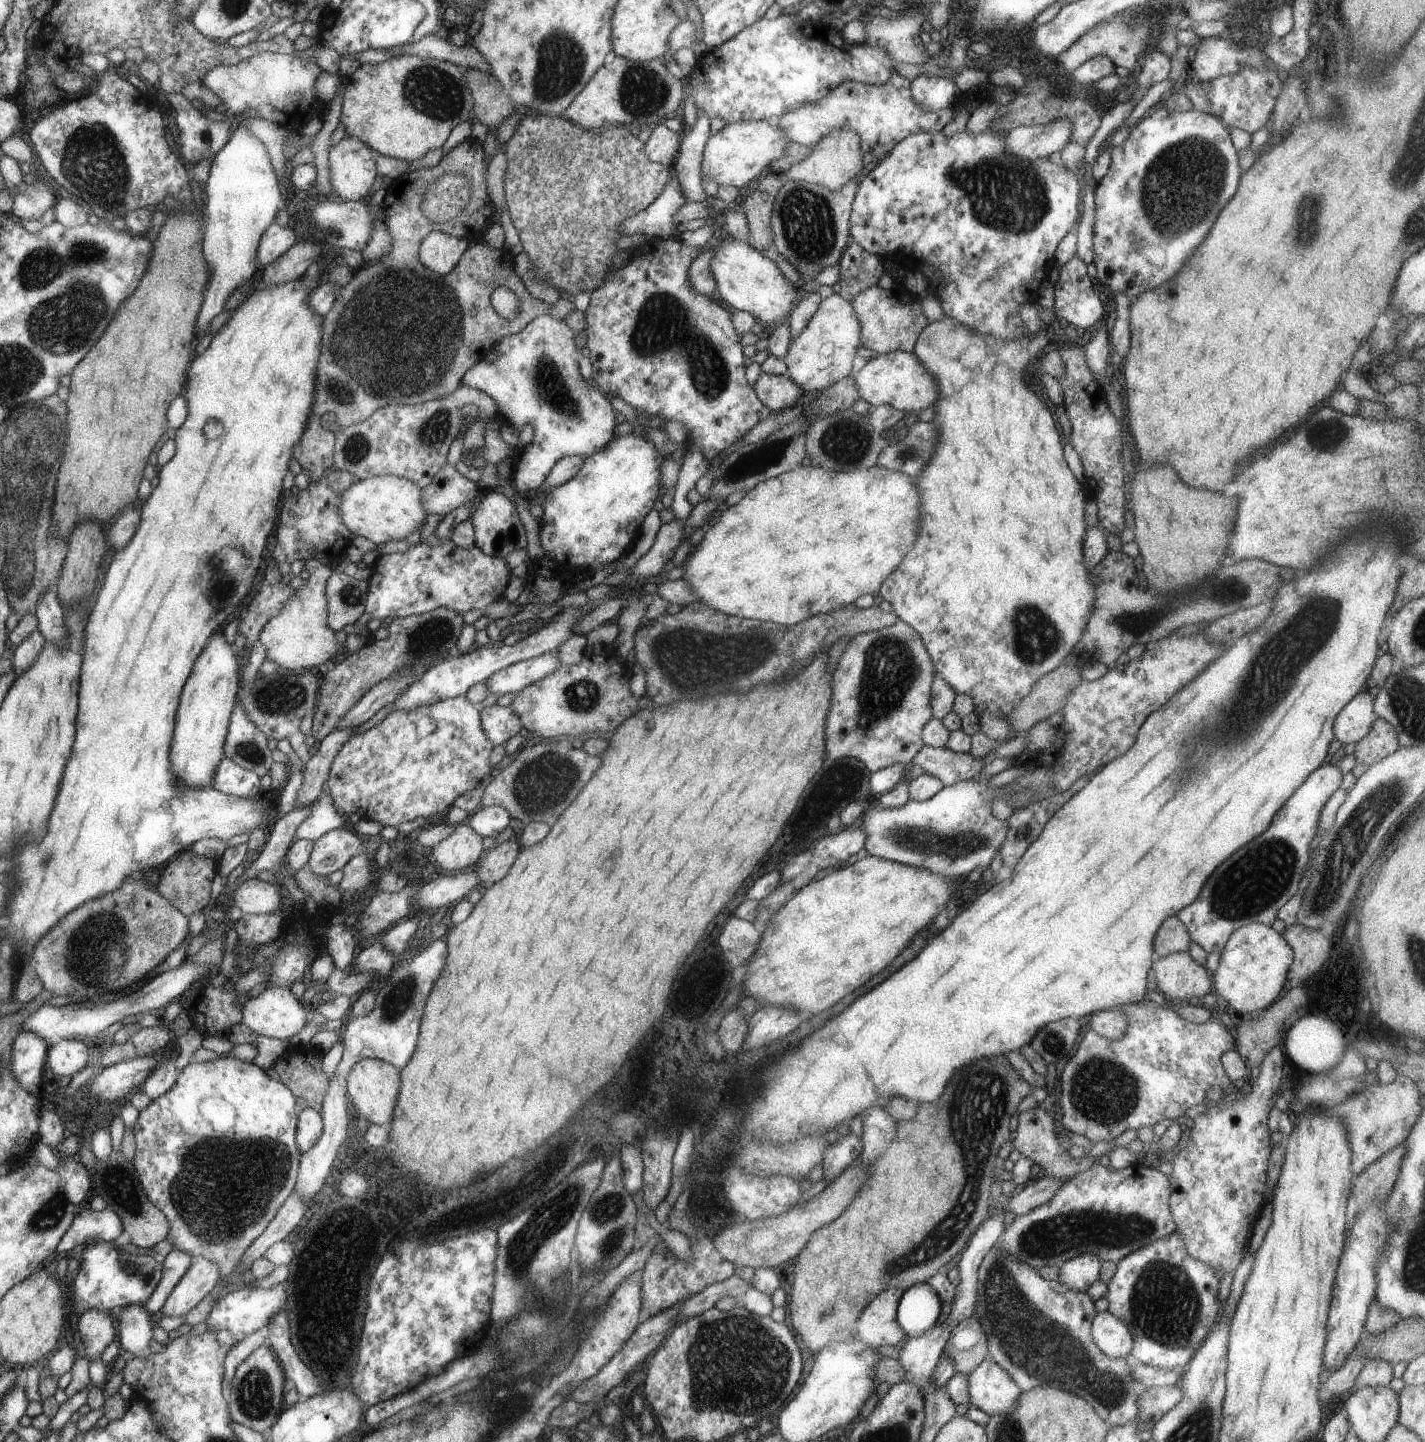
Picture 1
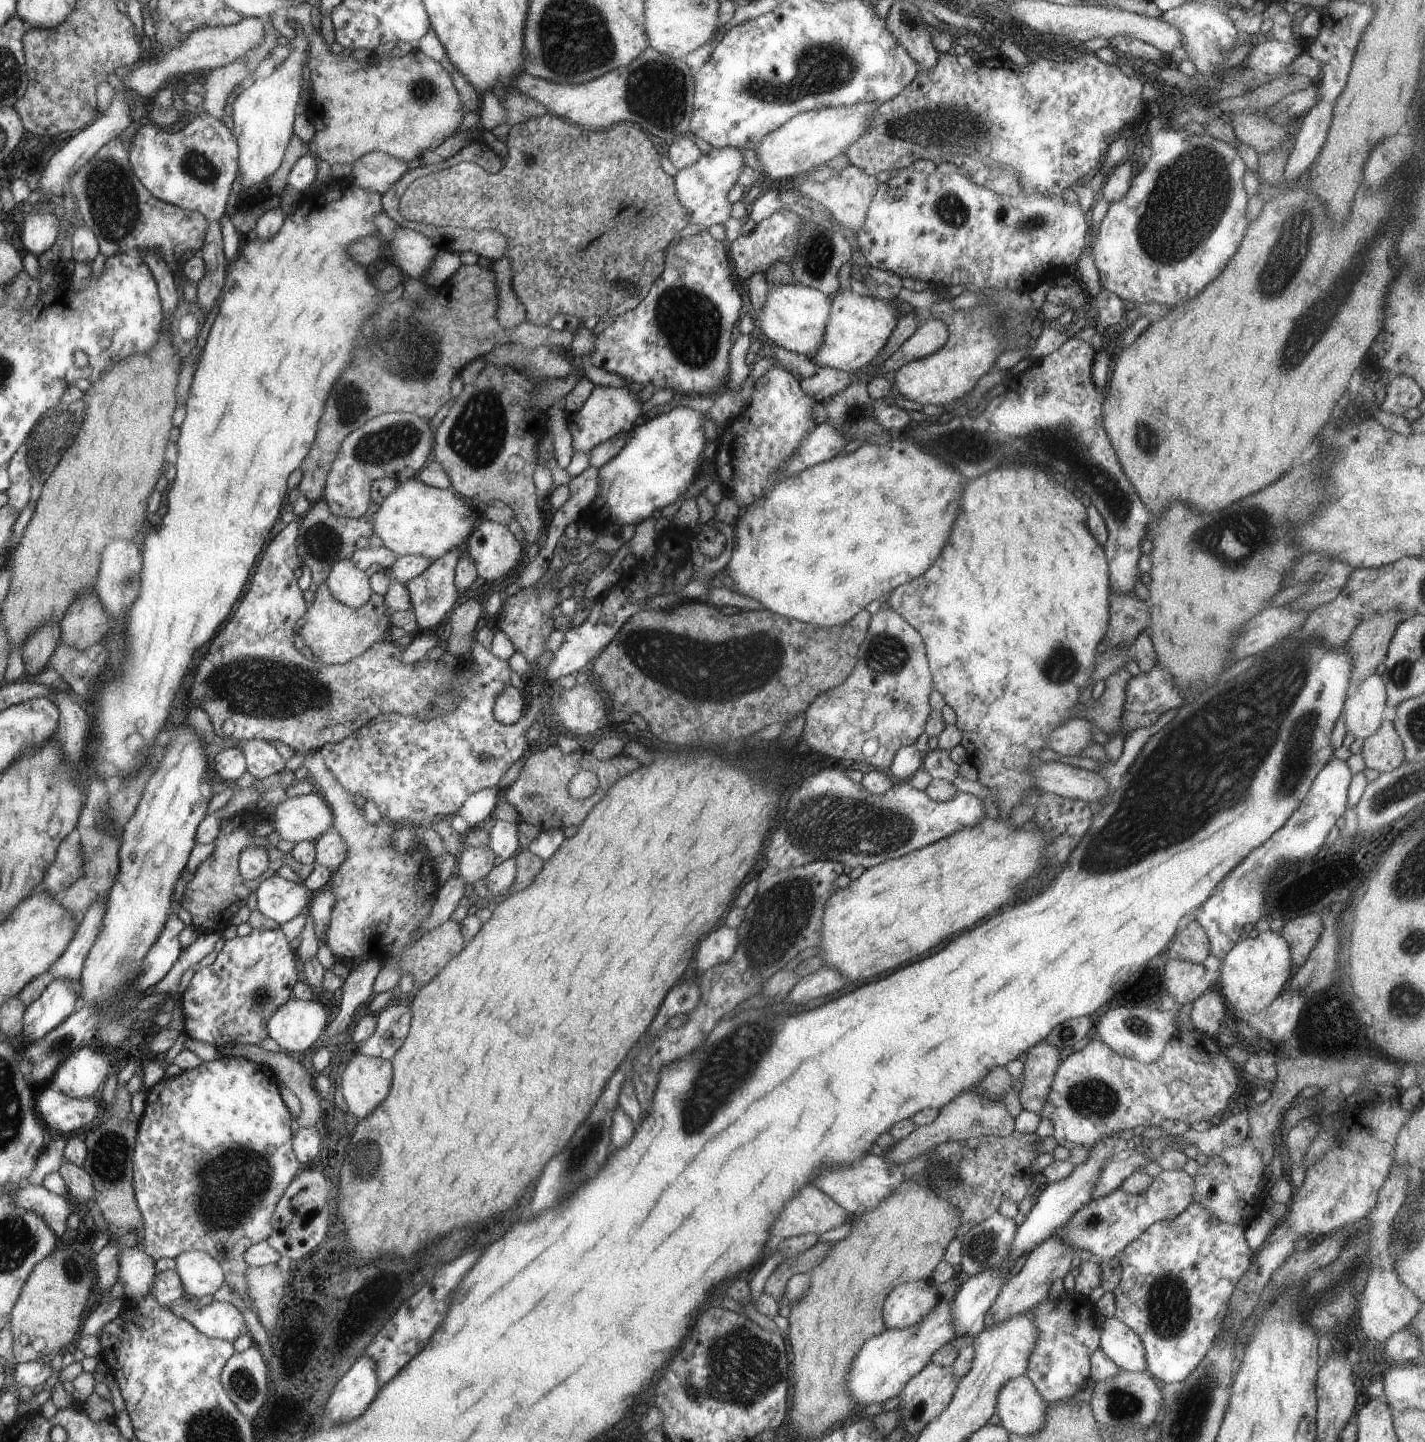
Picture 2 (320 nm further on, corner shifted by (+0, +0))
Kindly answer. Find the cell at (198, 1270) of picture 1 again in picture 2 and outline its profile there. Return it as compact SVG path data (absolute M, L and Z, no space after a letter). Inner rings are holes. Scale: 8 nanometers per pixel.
M186 1251L180 1254L174 1262L177 1263L175 1270L181 1276L182 1286L185 1287L185 1294L192 1299L201 1299L206 1295L214 1295L222 1284L224 1284L224 1272L218 1262L208 1254L201 1251Z

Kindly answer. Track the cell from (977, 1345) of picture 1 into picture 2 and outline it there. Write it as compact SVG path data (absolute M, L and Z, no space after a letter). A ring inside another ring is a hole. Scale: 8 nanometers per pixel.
M1048 1238L1045 1242L1039 1243L1032 1250L1030 1256L1026 1258L1022 1270L1016 1276L1007 1278L1007 1282L1002 1286L1002 1290L998 1292L998 1297L994 1300L994 1304L986 1312L984 1328L1002 1324L1004 1320L1014 1318L1016 1314L1035 1309L1036 1304L1040 1304L1046 1298L1046 1294L1051 1290L1054 1281L1058 1280L1058 1278L1064 1279L1071 1272L1075 1252L1077 1250L1074 1250L1070 1244L1062 1244L1062 1240L1058 1240L1058 1238Z

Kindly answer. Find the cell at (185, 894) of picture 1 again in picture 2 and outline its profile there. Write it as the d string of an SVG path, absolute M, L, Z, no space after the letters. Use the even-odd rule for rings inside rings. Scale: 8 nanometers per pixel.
M254 812L246 816L246 820L242 820L242 814L236 816L224 816L220 820L220 834L215 840L216 848L214 852L204 860L194 872L193 879L186 884L184 894L181 900L182 908L190 912L192 916L193 927L201 929L202 924L208 928L212 924L218 924L222 920L222 912L228 910L232 904L242 904L248 900L248 896L261 886L263 881L274 877L276 871L285 865L291 867L301 882L304 883L311 873L314 871L314 864L305 864L297 862L291 853L281 852L268 841L267 837L258 837L252 832L252 820L254 820ZM250 846L260 846L266 850L269 858L269 868L259 878L255 880L244 880L242 874L239 872L239 858L240 854L250 848Z

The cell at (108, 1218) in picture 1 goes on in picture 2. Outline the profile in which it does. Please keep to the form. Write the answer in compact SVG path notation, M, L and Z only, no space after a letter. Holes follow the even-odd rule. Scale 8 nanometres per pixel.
M23 1183L18 1190L18 1206L40 1214L52 1230L57 1232L58 1237L62 1237L68 1230L67 1221L74 1214L64 1196L48 1192L43 1185Z

